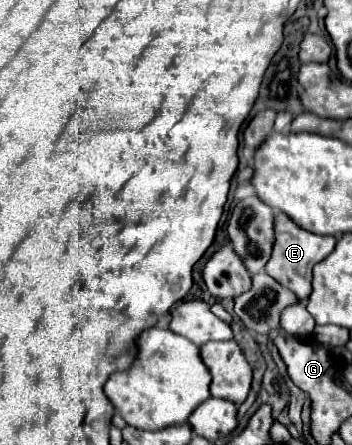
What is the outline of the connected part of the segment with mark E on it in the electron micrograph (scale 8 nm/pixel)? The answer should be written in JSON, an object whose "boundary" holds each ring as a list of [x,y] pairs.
{"boundary":[[[276,212],[276,240],[272,246],[272,256],[266,264],[266,272],[272,278],[276,278],[282,286],[288,286],[300,300],[304,300],[312,292],[310,284],[312,284],[314,264],[324,260],[334,250],[334,246],[336,246],[334,236],[316,236],[316,234],[300,228],[292,220],[288,220],[288,216],[284,216],[284,212]]]}

